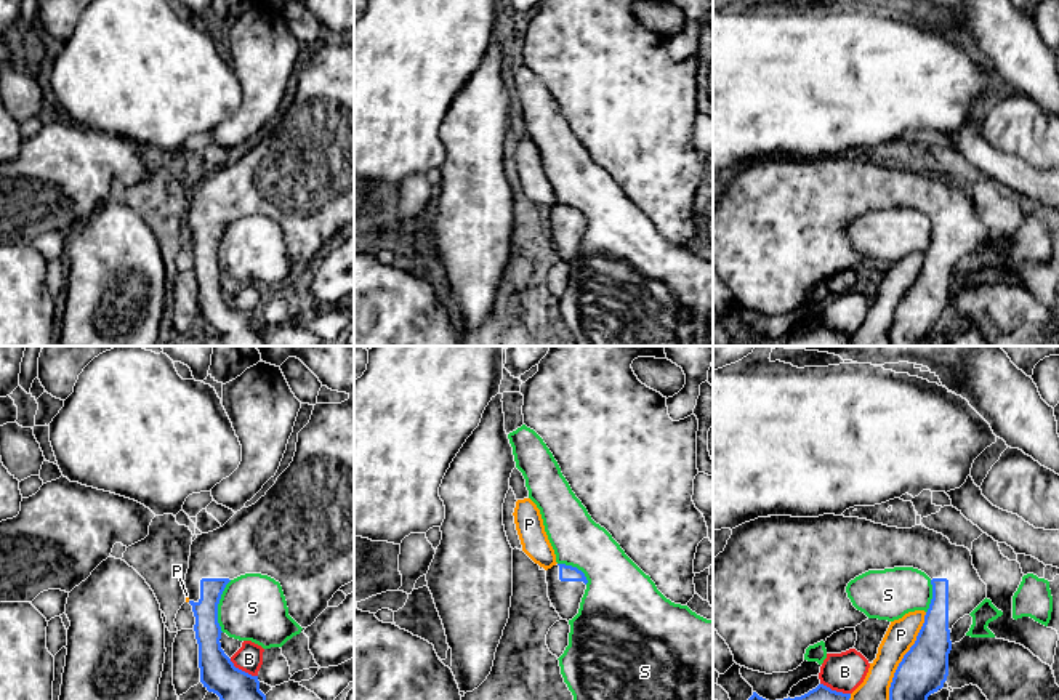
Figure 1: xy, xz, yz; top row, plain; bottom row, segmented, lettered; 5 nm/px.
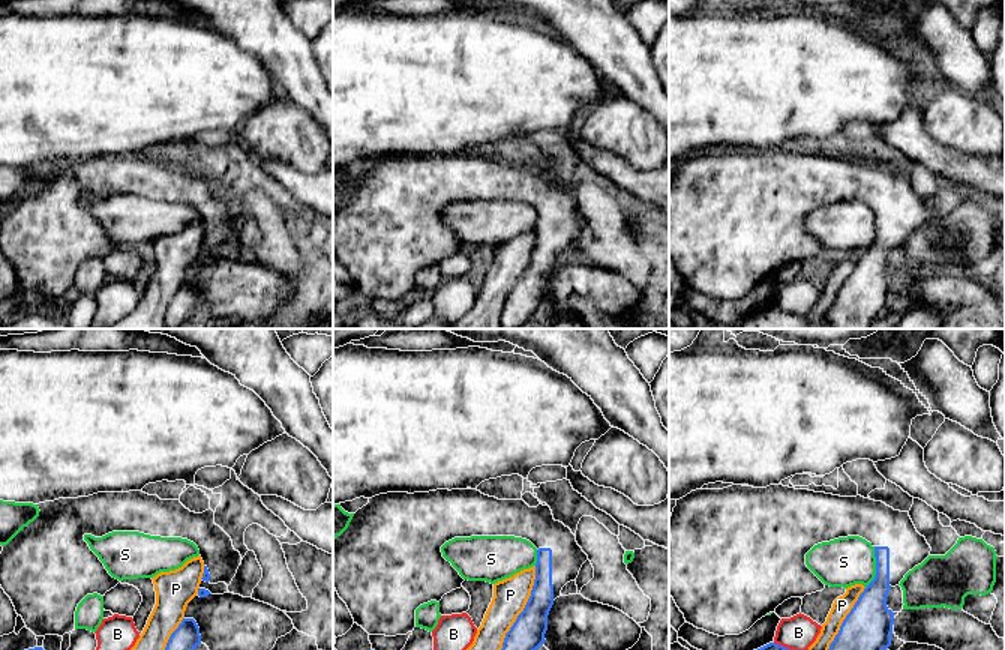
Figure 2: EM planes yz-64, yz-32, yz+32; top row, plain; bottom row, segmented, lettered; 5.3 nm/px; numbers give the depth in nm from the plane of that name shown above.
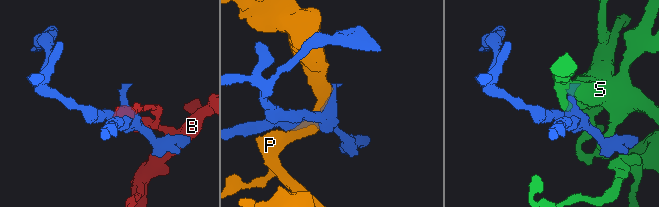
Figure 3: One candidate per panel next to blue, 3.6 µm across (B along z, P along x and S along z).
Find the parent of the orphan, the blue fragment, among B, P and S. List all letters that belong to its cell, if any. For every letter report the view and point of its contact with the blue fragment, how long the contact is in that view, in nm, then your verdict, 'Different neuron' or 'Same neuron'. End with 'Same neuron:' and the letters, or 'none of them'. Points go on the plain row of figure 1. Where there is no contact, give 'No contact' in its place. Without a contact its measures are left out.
B: Touches blue at xy (241, 311). Shared border 170 nm. Different neuron
P: Touches blue at yz (902, 300). Shared border 500 nm. Different neuron
S: Touches blue at xy (217, 247). Shared border 260 nm. Different neuron
Same neuron: none of them

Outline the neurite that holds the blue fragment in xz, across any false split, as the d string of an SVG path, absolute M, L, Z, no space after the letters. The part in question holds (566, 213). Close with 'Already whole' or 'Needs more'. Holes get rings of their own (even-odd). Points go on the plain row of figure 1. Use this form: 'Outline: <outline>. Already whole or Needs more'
Outline: M556 205L546 211L548 239L562 261L572 261L580 250L586 231L586 218L582 211L566 205Z. Needs more

